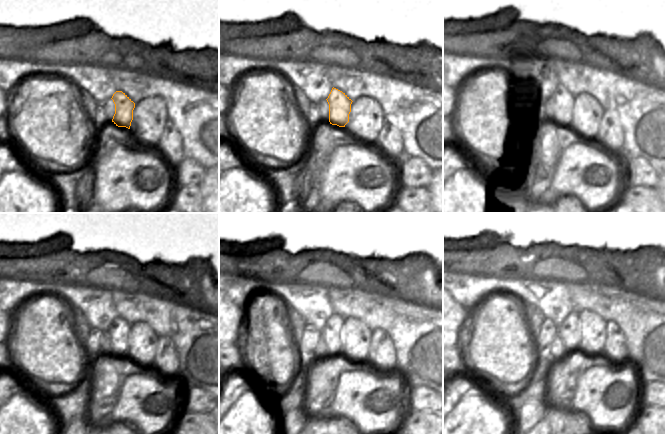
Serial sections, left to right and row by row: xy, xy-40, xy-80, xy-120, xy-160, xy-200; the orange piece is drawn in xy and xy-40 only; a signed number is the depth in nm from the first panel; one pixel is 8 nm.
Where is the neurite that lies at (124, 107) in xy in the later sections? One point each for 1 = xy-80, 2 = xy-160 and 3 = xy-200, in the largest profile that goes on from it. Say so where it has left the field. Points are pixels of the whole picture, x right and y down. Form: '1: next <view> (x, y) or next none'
1: next xy-80 (564, 103)
2: next xy-160 (341, 350)
3: next xy-200 (568, 331)

